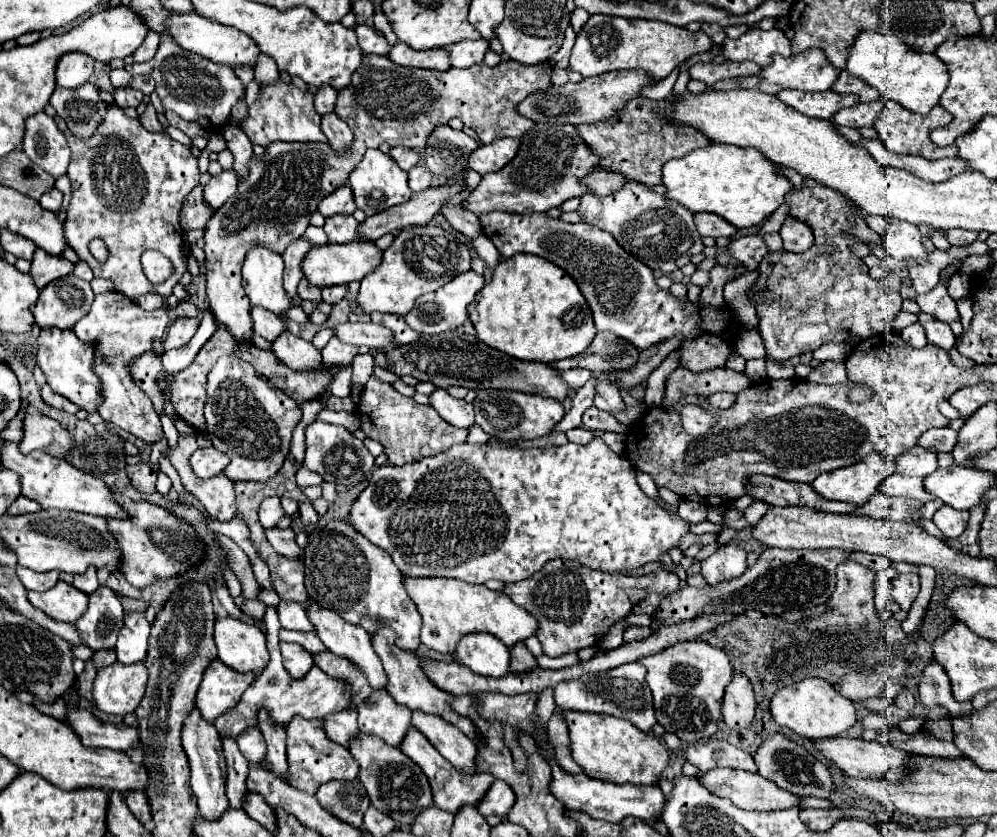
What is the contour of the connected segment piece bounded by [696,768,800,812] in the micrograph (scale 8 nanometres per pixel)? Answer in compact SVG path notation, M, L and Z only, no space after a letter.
M718 768L712 772L696 772L696 778L700 780L700 784L704 788L708 788L712 794L720 796L720 798L728 798L732 800L738 808L746 808L746 810L760 810L760 812L770 812L770 810L786 810L792 806L800 804L800 798L780 790L774 782L762 778L760 774L752 774L746 770L730 770L730 768Z

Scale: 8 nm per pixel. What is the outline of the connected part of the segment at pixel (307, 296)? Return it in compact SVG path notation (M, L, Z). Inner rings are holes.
M306 278L300 280L298 284L298 294L304 298L304 300L312 300L312 302L320 302L320 288L318 286L310 286Z

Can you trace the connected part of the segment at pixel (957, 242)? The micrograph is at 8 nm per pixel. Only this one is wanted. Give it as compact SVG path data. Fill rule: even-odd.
M952 228L950 232L946 232L948 242L952 246L968 246L978 238L978 232L970 232L970 230L962 230L962 228Z

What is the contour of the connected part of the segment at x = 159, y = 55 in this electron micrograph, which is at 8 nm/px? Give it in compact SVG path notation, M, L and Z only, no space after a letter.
M162 34L160 48L150 62L130 64L126 68L130 74L150 74L156 80L156 94L166 110L176 112L184 120L200 122L212 130L218 130L226 124L232 106L246 94L246 86L236 78L232 68L214 64L212 60L206 60L194 52L186 52L168 34Z

